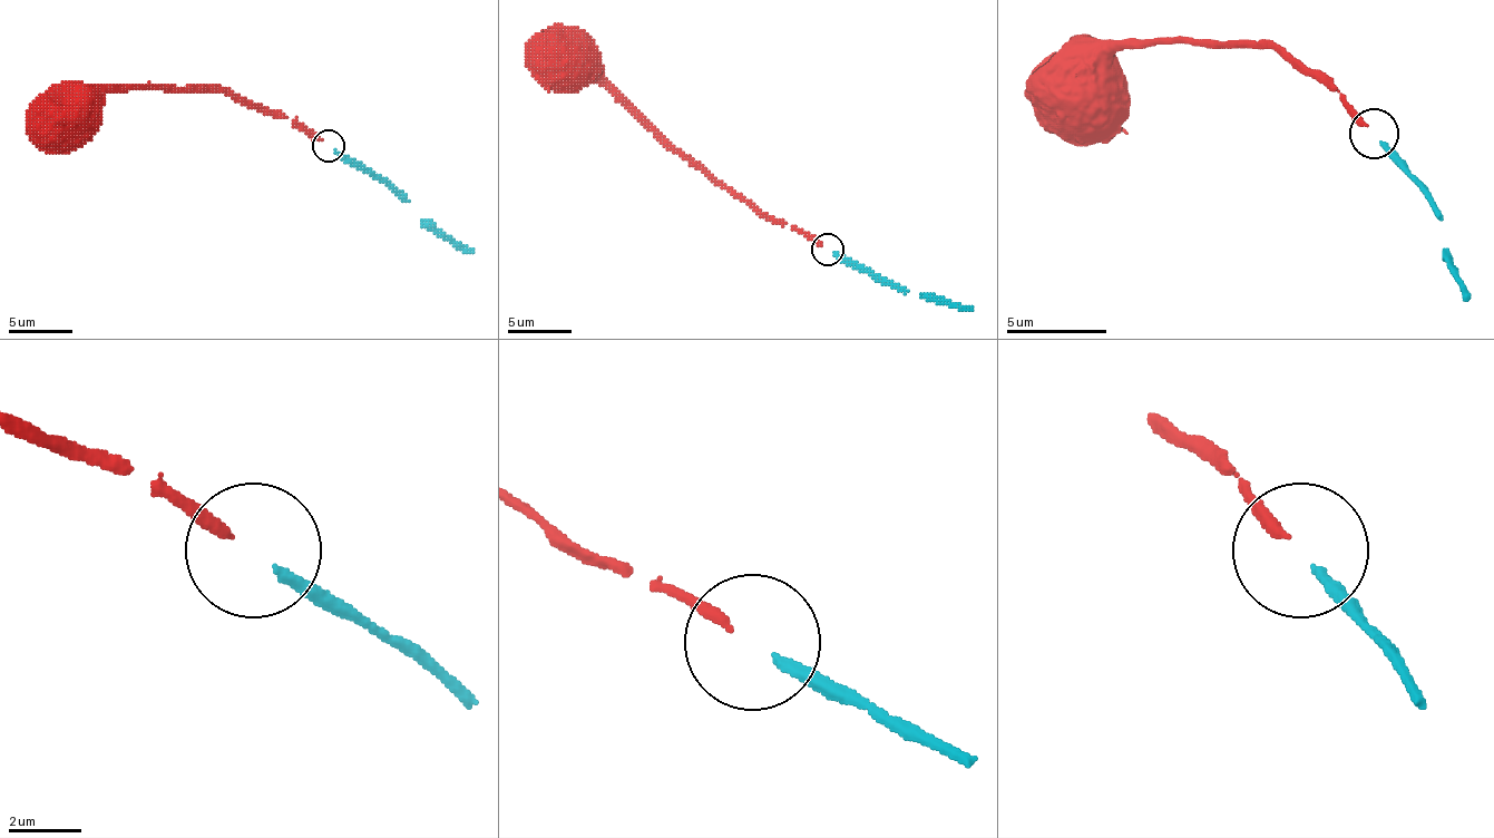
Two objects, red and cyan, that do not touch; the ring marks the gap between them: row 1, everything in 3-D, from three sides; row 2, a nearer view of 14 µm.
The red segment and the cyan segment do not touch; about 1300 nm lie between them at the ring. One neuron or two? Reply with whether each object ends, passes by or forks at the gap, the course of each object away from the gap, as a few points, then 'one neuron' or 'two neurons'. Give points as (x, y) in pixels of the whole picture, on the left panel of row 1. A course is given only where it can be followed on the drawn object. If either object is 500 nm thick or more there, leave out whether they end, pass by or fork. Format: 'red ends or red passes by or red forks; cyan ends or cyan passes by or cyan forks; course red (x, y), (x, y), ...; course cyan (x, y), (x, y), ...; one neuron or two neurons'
red ends; cyan ends; course red (322, 139), (286, 117), (261, 110), (223, 91), (81, 88), (62, 108); course cyan (334, 149), (389, 182), (425, 223), (472, 252); one neuron

